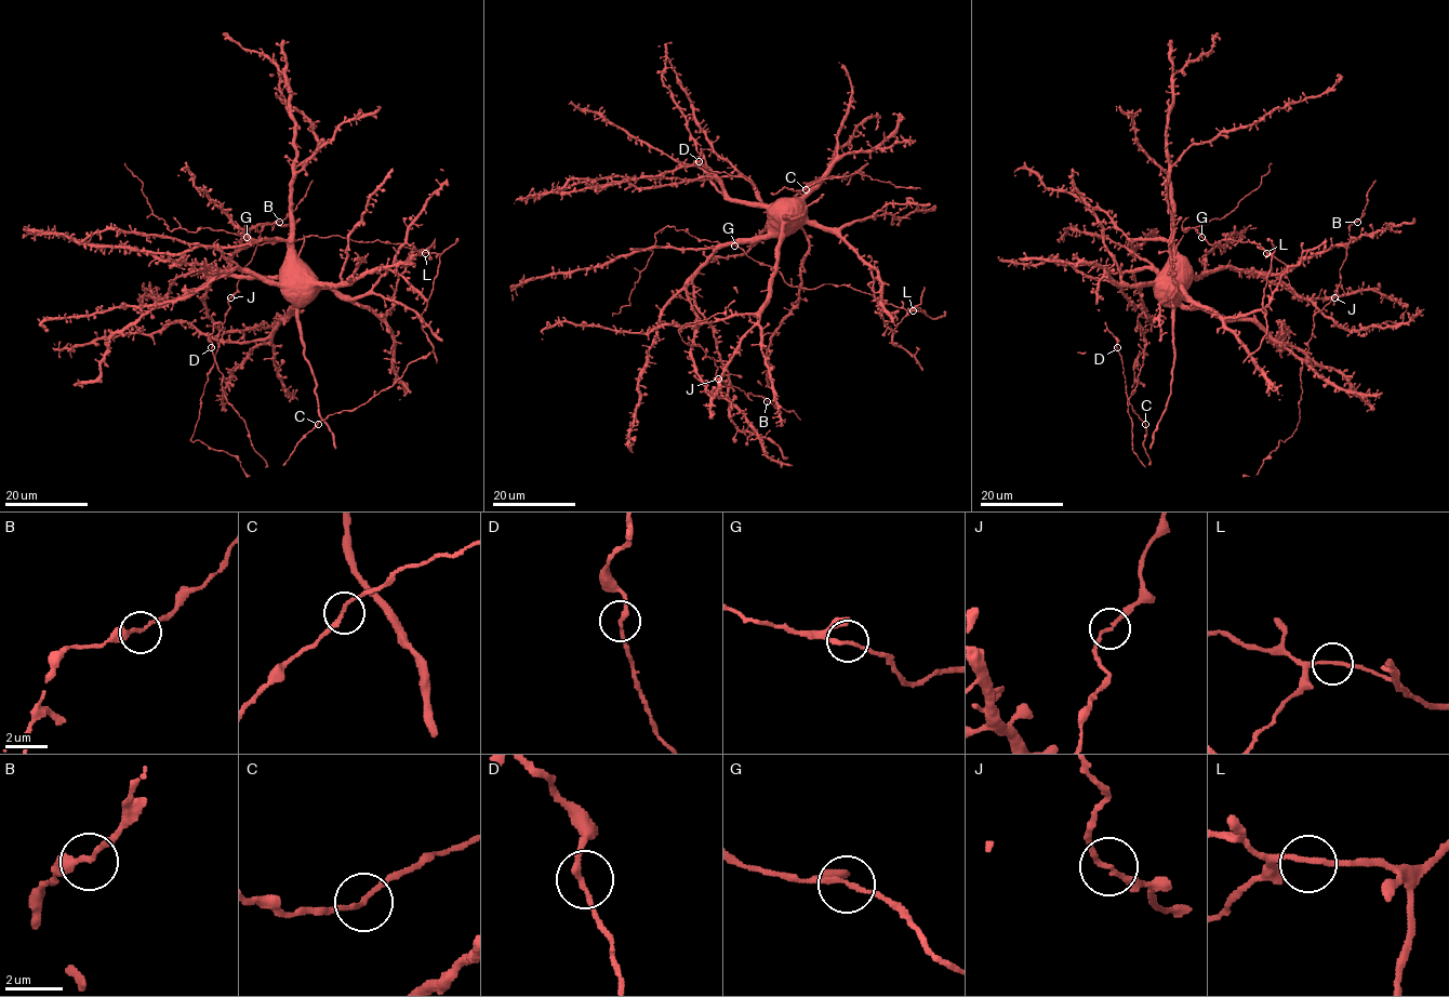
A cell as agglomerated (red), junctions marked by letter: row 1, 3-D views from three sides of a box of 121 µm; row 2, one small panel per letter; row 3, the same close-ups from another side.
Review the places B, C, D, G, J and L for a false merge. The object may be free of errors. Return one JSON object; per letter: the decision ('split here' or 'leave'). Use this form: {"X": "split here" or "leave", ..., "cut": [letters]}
{"B": "leave", "C": "leave", "D": "leave", "G": "split here", "J": "leave", "L": "leave", "cut": ["G"]}

